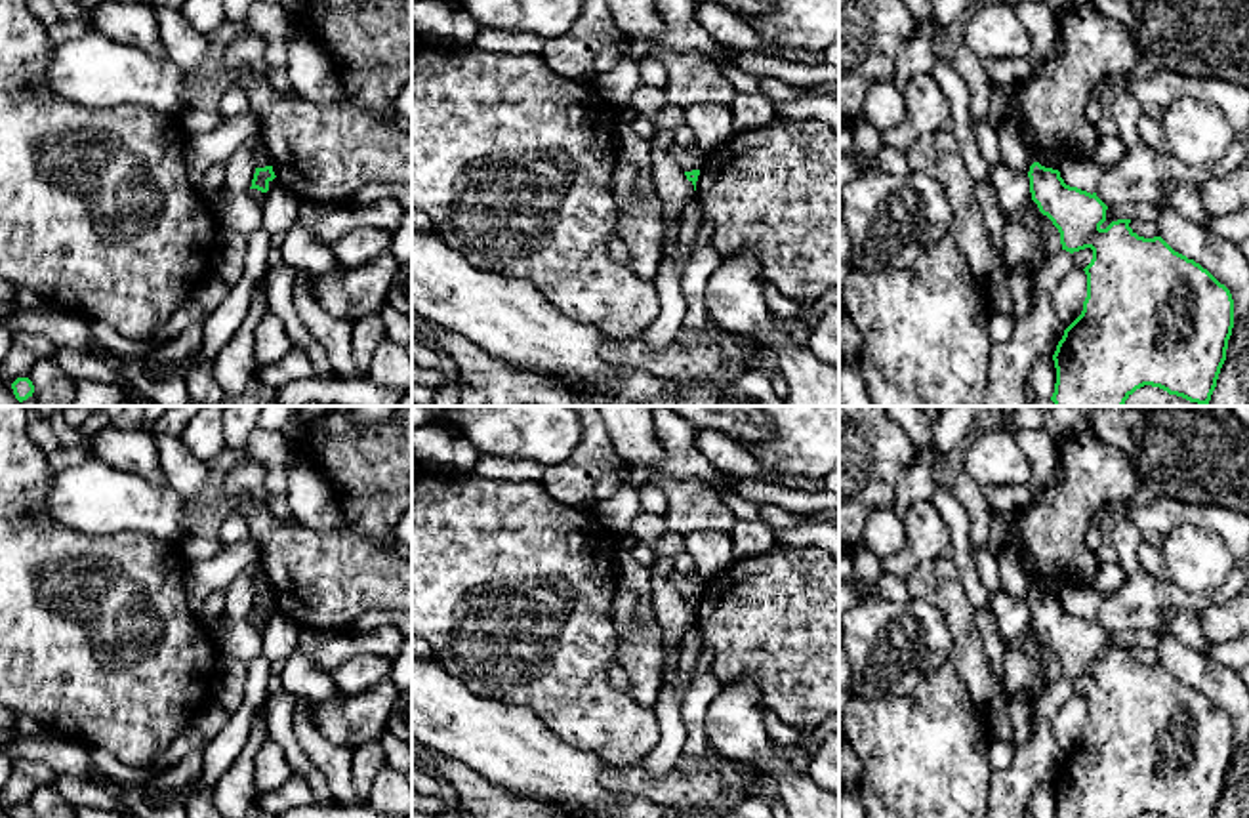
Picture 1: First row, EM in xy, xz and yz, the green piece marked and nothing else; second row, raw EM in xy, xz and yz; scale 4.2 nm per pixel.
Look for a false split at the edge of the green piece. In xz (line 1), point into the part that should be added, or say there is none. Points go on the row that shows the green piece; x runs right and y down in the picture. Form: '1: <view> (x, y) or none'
1: none

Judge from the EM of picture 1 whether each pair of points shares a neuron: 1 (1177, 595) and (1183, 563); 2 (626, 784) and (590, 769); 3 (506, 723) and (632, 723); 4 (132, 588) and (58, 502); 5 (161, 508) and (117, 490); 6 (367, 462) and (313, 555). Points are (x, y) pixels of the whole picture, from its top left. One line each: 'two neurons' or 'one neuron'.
1: two neurons
2: two neurons
3: two neurons
4: two neurons
5: one neuron
6: one neuron

